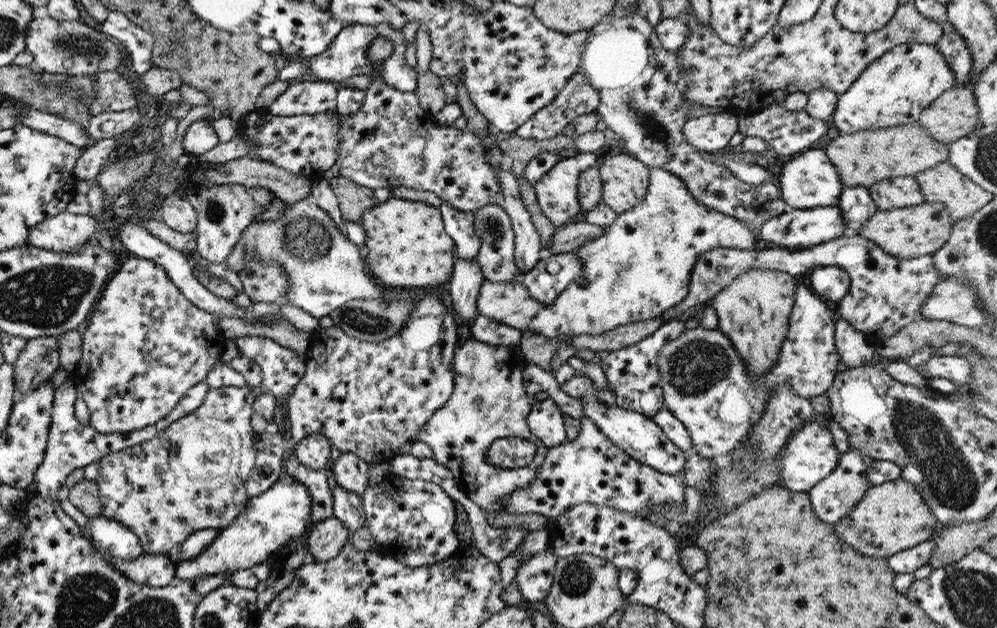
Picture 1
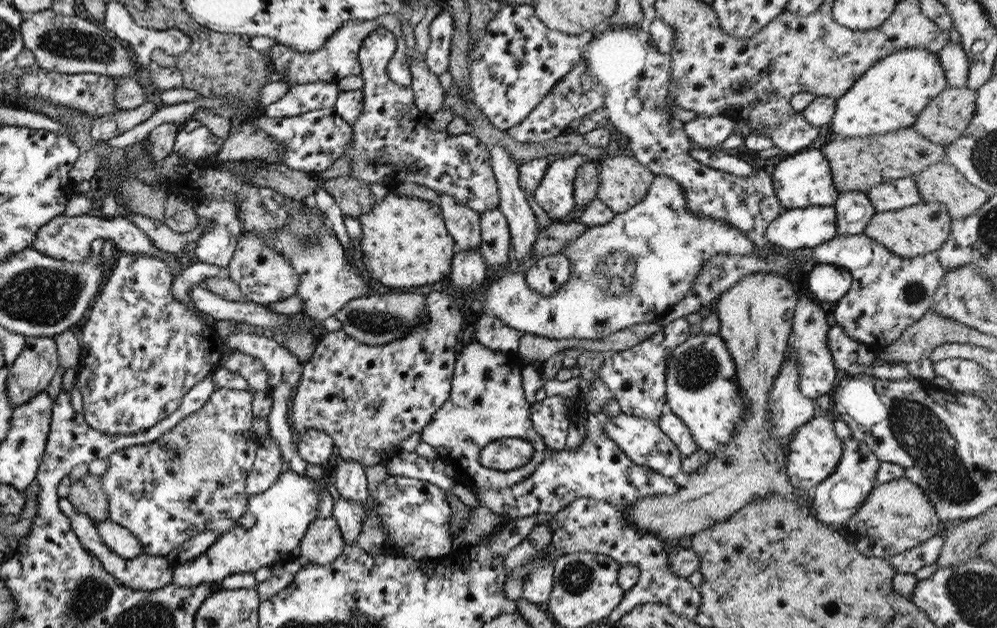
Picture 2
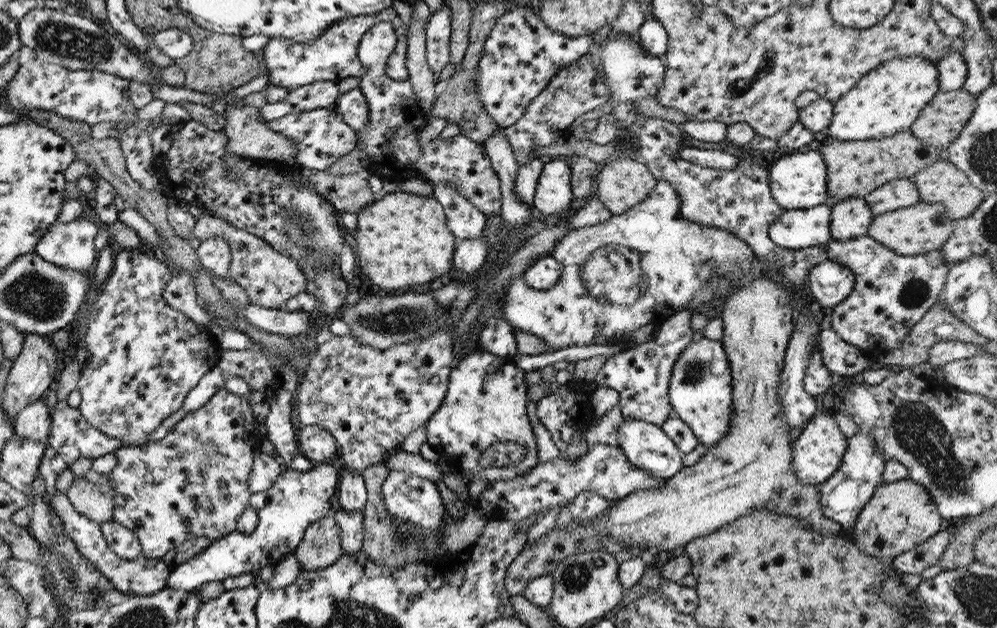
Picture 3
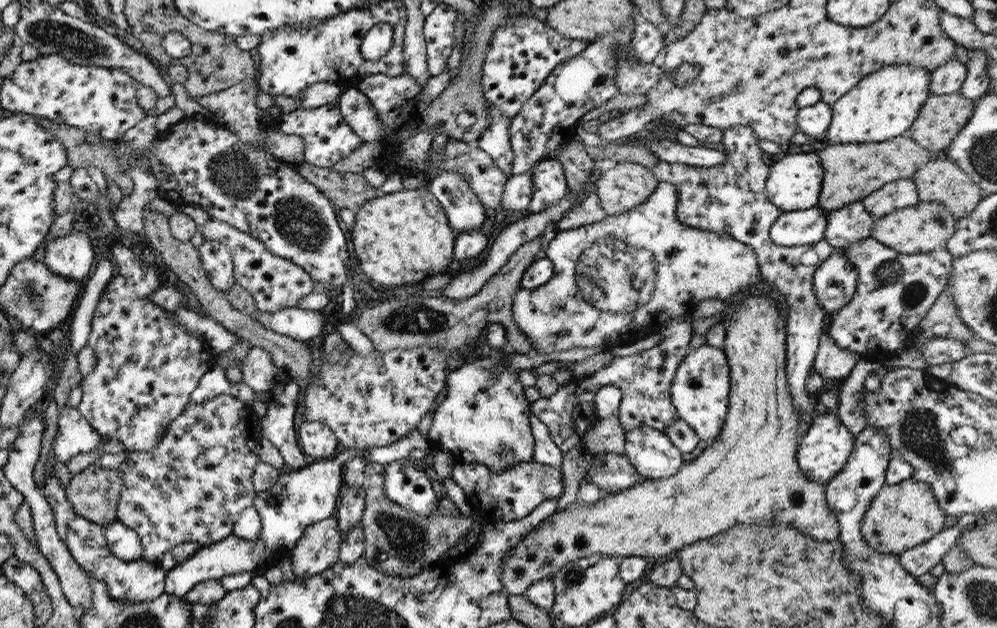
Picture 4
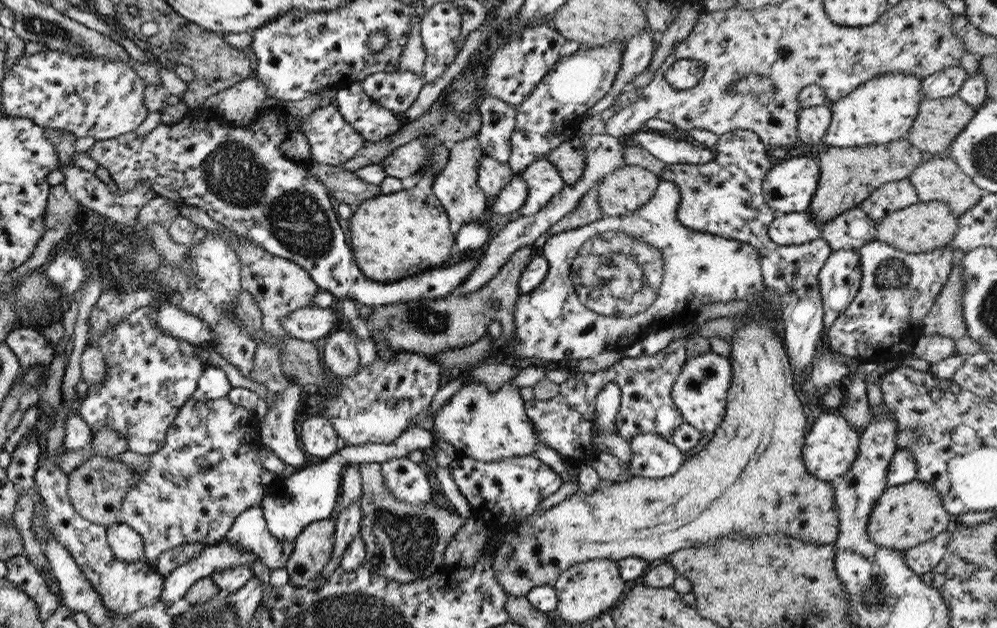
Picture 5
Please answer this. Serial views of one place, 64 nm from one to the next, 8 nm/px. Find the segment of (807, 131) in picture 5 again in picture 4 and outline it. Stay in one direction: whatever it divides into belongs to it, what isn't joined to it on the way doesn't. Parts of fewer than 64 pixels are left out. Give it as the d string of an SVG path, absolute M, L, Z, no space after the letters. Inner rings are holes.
M819 101L811 106L798 109L796 125L801 133L809 138L819 139L830 125L832 118L831 107L825 102Z

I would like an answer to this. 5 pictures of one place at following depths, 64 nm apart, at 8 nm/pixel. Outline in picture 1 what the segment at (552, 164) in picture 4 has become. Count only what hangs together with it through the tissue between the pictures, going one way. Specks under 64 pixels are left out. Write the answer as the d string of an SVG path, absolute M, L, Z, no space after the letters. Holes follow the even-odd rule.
M596 152L568 155L565 158L561 158L555 166L551 166L541 178L535 181L532 187L537 204L545 218L549 219L554 228L561 228L565 224L577 221L576 218L579 217L581 210L579 201L577 201L577 180L579 180L579 174L583 170L587 170L587 168L597 167L600 159L601 157Z

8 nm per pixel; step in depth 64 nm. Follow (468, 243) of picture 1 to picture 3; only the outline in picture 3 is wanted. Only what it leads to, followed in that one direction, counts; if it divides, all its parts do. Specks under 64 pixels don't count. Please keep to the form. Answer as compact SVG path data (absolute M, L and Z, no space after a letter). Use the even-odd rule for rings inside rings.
M432 184L433 198L442 206L447 228L457 242L482 238L486 215L479 212L467 198L463 198L451 184Z

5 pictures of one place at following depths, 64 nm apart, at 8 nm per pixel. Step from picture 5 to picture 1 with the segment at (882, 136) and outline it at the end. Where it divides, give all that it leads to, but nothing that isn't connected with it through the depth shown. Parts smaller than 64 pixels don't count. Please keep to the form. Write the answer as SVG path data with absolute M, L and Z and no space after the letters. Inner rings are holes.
M909 42L893 46L869 63L843 94L838 95L832 123L839 134L916 123L919 113L941 92L957 86L954 73L936 46Z

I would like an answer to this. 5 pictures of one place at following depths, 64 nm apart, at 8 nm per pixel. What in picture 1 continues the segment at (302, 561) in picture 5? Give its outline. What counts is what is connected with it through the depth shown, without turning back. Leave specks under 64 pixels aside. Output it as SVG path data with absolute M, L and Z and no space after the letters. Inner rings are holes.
M325 518L307 536L310 560L326 562L335 558L341 548L349 541L351 530L344 526L337 518Z

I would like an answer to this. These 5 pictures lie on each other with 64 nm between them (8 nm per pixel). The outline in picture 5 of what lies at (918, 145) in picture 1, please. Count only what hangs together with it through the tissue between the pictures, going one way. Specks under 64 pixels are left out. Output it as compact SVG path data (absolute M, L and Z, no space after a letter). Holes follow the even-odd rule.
M905 138L893 140L880 146L859 146L858 148L829 148L818 153L819 178L813 198L807 211L813 215L817 225L857 207L879 185L891 181L907 179L911 171L923 162L928 155L913 147Z

